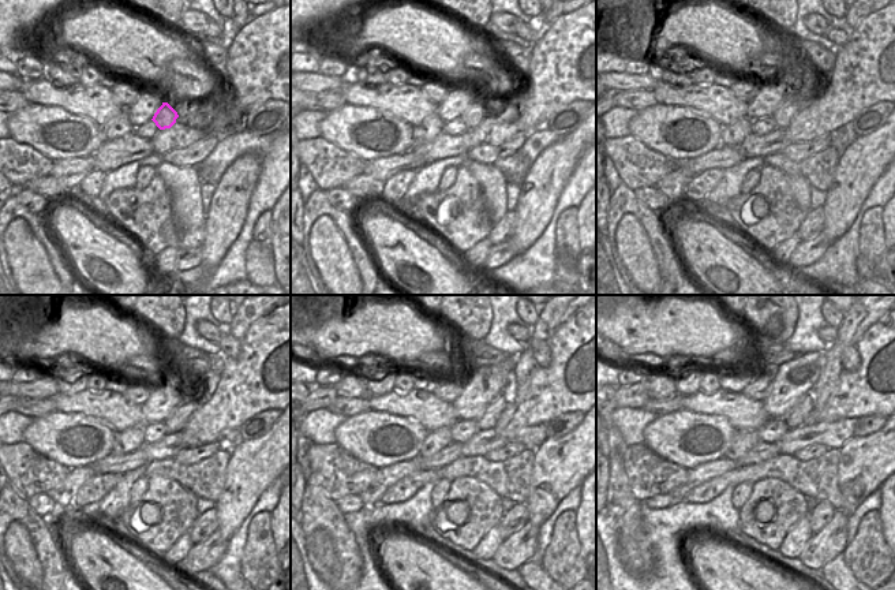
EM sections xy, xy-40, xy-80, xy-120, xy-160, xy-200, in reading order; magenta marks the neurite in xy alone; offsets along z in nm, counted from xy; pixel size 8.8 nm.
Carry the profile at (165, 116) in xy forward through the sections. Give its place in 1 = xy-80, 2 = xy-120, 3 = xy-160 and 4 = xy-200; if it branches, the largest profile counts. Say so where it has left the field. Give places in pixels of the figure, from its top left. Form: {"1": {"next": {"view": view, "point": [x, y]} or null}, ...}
{"1": {"next": {"view": "xy-80", "point": [783, 114]}}, "2": {"next": {"view": "xy-120", "point": [176, 421]}}, "3": {"next": {"view": "xy-160", "point": [489, 418]}}, "4": {"next": {"view": "xy-200", "point": [798, 415]}}}

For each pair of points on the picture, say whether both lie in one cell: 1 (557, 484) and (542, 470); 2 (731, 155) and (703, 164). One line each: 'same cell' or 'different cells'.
1: same cell
2: same cell

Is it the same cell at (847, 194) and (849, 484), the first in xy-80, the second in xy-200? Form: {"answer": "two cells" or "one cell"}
{"answer": "one cell"}

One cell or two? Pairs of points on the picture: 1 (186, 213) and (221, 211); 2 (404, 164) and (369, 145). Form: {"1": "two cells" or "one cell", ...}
{"1": "two cells", "2": "two cells"}

